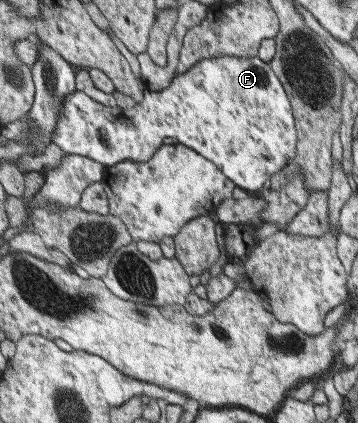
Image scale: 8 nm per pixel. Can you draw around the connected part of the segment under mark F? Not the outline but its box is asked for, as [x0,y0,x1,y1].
[52,56,298,193]

